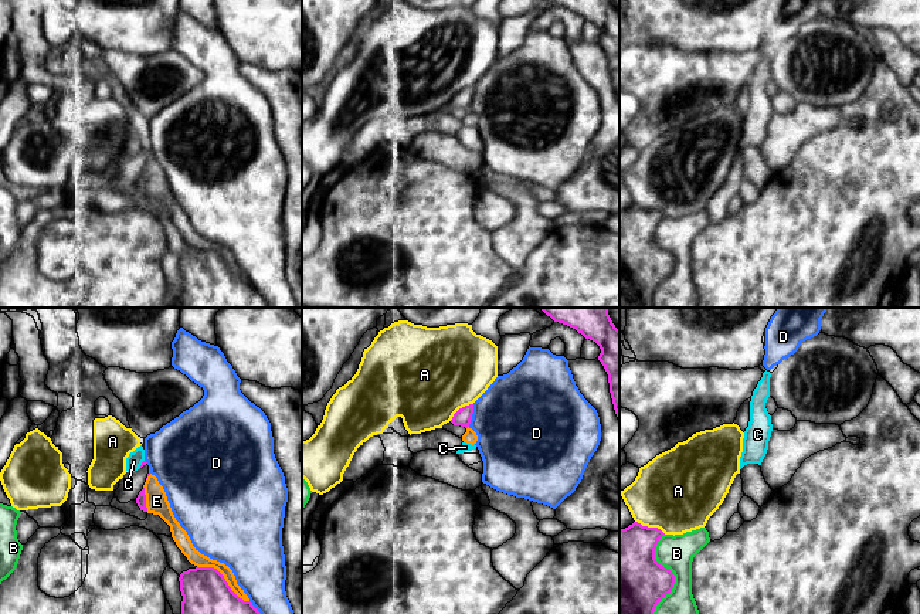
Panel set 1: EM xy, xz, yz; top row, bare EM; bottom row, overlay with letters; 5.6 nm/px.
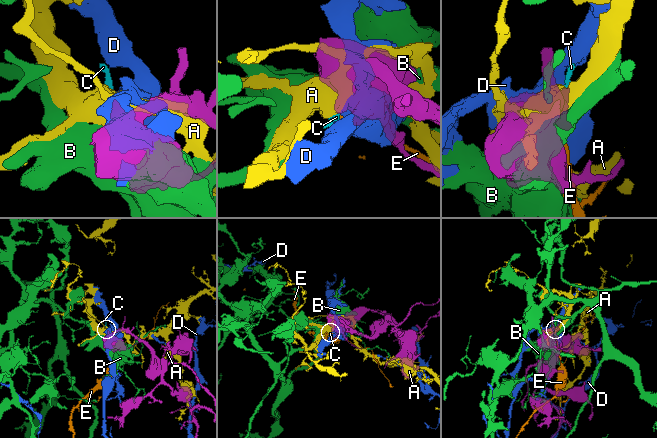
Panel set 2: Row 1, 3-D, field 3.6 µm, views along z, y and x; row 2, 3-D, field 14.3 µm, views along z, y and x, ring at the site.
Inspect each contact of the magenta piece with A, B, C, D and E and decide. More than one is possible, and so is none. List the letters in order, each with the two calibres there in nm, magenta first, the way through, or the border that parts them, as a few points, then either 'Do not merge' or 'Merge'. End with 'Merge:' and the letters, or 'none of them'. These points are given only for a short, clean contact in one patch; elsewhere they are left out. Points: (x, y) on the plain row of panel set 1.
A: Thickness 380 nm (magenta) against 460 nm. Do not merge
B: Thickness 380 nm (magenta) against 260 nm. Do not merge
C: Thickness 20 nm (magenta) against 90 nm. Path across: xy (143, 145), (142, 146), (133, 143). Merge
D: Thickness 100 nm (magenta) against 460 nm. Do not merge
E: Thickness 380 nm (magenta) against 80 nm. Do not merge
Merge: C

